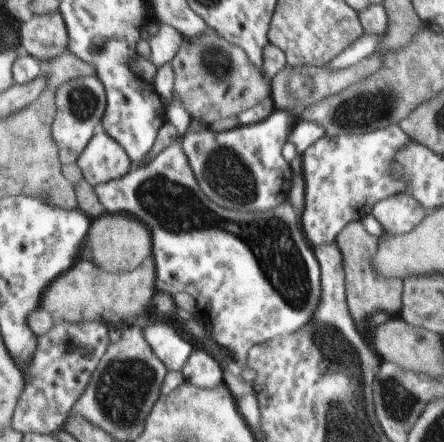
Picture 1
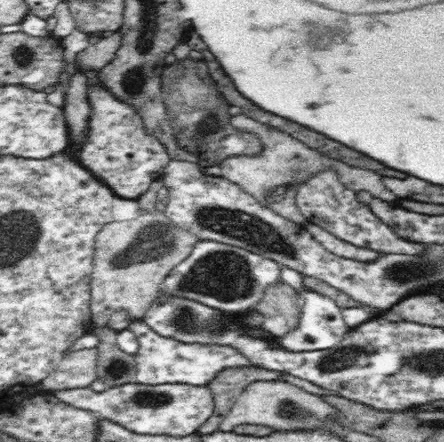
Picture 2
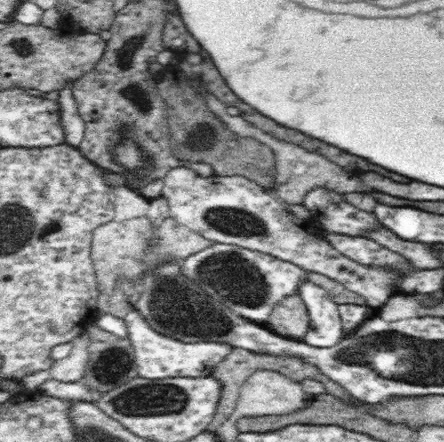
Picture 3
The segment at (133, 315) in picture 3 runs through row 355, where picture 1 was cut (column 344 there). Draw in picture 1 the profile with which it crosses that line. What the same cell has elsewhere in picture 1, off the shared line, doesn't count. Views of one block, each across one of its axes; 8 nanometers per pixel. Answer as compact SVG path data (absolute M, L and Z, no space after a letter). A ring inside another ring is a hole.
M389 124L387 128L375 128L363 134L323 136L301 154L301 174L305 180L305 210L301 226L313 248L333 242L347 224L369 216L375 204L403 190L403 184L391 178L387 166L407 140L409 138L401 132L401 126Z

